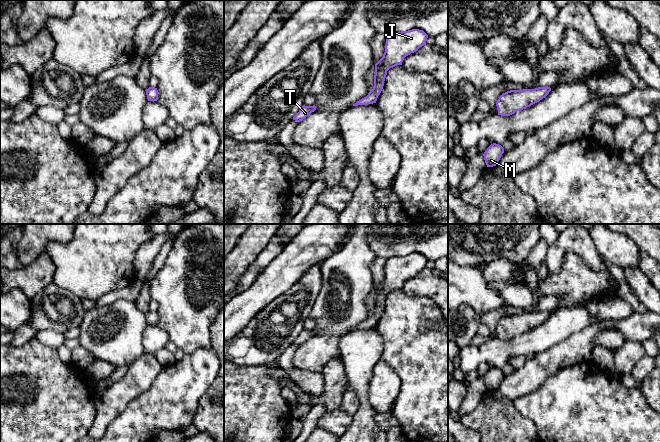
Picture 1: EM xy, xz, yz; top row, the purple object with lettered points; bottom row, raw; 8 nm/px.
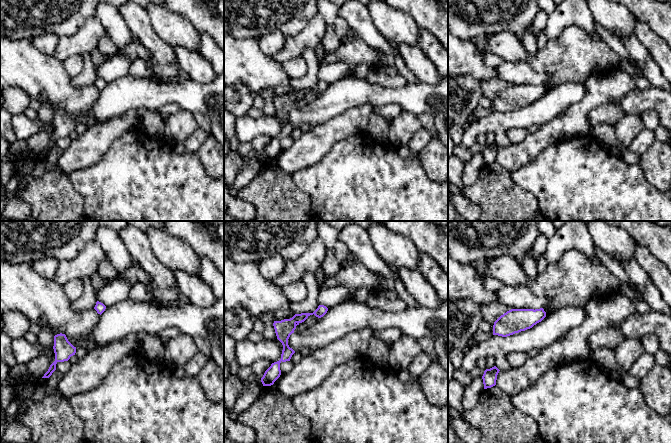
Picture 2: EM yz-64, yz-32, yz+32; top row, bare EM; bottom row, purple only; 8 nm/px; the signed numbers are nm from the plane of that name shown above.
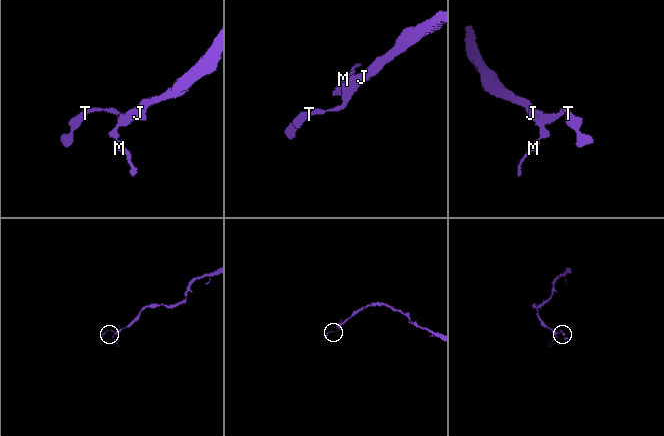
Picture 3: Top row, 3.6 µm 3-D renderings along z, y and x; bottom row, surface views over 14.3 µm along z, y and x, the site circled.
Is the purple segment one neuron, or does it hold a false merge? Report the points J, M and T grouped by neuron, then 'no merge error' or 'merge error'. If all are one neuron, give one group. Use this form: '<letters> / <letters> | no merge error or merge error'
J M T | no merge error

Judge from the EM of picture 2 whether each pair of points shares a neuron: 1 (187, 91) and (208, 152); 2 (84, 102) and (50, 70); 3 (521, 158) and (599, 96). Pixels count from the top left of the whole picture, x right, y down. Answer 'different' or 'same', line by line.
1: different
2: same
3: same

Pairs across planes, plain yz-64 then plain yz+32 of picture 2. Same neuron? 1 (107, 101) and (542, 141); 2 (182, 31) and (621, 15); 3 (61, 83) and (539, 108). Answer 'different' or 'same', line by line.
1: different
2: same
3: different

